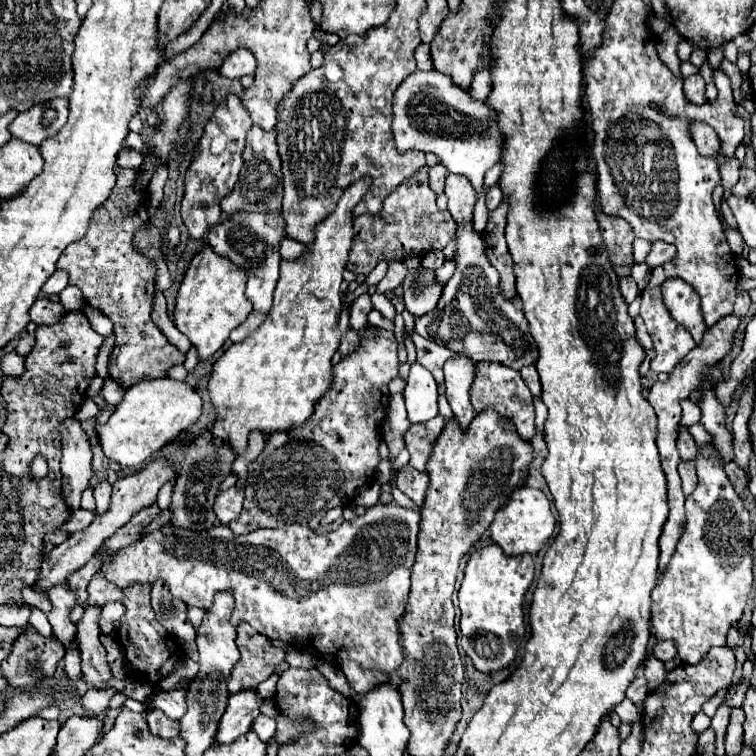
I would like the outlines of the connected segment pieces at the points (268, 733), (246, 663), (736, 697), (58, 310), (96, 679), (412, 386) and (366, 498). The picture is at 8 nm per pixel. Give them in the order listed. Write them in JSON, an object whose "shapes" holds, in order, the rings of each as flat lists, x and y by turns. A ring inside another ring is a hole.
{"shapes":[[[260,714,254,722,252,722,252,730,256,732,256,736,258,738,272,738,274,734,276,734,276,722,274,722,274,718,268,718,268,716,264,716,264,714]],[[240,622,236,626,236,646,240,650,240,660,230,672,230,694,256,688,274,672,274,668,286,656,282,648,272,646,266,636,256,632,246,622]],[[738,682,738,684,734,684,734,686,728,690,726,702,732,704,734,708,742,708,742,702,744,702,746,692,748,692,748,684,746,684,746,682]],[[38,298,30,308,30,318,34,324,54,324,64,316,64,308,60,302,52,302,48,298]],[[88,606,82,620,76,624,76,644,82,658,82,678,102,690,108,686,108,662,106,662,106,650,100,644,100,628,98,628,98,616,100,608]],[[414,362,410,366,410,376,406,380,406,388,404,388,402,396,406,402,410,422,426,422,438,414,436,380,418,362]],[[370,484,368,488,360,490,360,496,356,496,356,504,370,508,370,506,378,504,378,498,380,498,380,484]]]}

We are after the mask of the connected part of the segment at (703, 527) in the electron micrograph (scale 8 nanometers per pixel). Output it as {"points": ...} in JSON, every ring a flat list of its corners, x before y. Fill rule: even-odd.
{"points":[[702,422,688,426,688,432,698,446,698,486,686,498,684,534,652,590,650,634,656,642,672,640,684,664,698,664,712,646,726,646,726,632,742,618,754,576,750,556,750,514,744,508,744,500,728,480,722,454,712,444,712,436]]}

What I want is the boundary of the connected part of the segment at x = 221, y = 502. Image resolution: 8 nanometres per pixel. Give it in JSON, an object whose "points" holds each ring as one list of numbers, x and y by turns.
{"points":[[232,486,218,494,214,512,216,512,216,518,220,520,220,524,228,524,230,520,234,520,240,514,242,500,244,500,244,488,240,488,240,486]]}

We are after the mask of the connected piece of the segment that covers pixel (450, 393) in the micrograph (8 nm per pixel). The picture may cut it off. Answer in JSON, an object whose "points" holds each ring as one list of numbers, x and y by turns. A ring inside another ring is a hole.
{"points":[[458,352,456,356,450,356,446,360,444,376,446,376,446,398,452,406,456,420,466,430,474,418,474,408,468,396,468,390,474,380,474,362]]}

